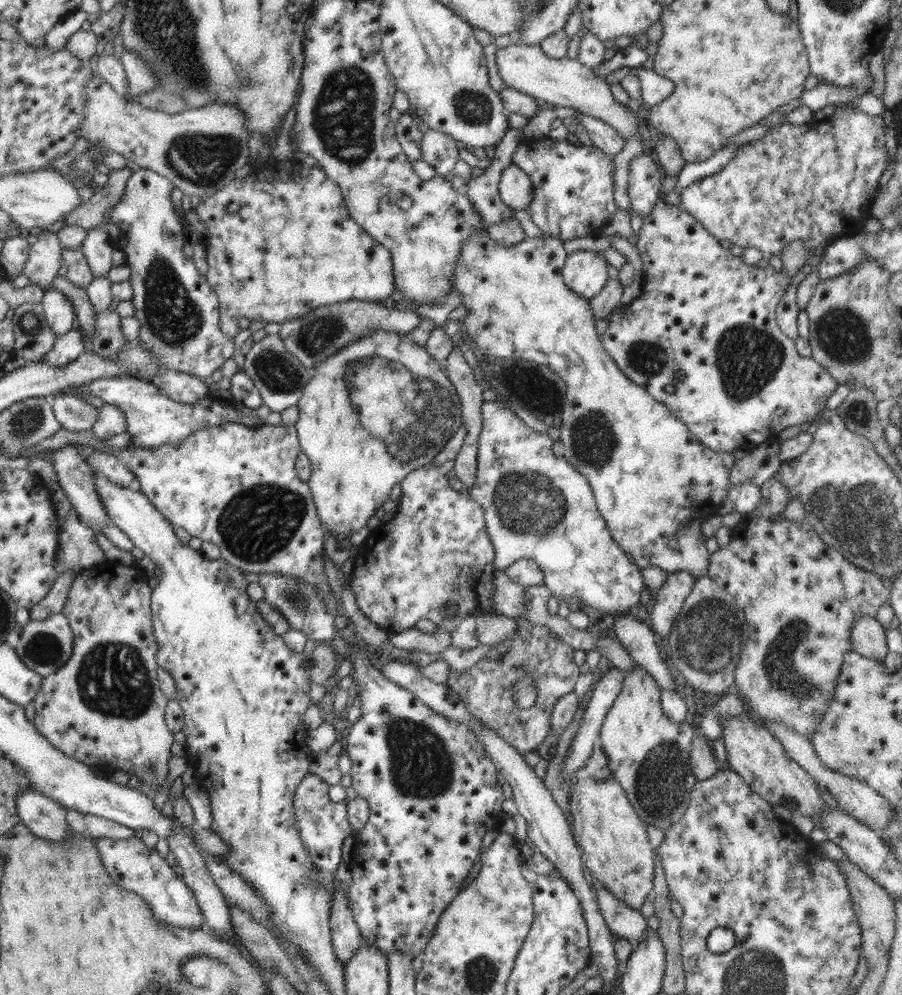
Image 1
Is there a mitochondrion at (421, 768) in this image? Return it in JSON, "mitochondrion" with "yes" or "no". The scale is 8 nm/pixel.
{"mitochondrion":"yes"}

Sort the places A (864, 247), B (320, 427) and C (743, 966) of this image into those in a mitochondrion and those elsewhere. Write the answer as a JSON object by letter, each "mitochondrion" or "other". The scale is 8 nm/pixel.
{"A":"other","B":"other","C":"mitochondrion"}

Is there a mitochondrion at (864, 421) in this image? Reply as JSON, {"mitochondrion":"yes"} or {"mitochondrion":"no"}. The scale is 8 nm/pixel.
{"mitochondrion":"yes"}

